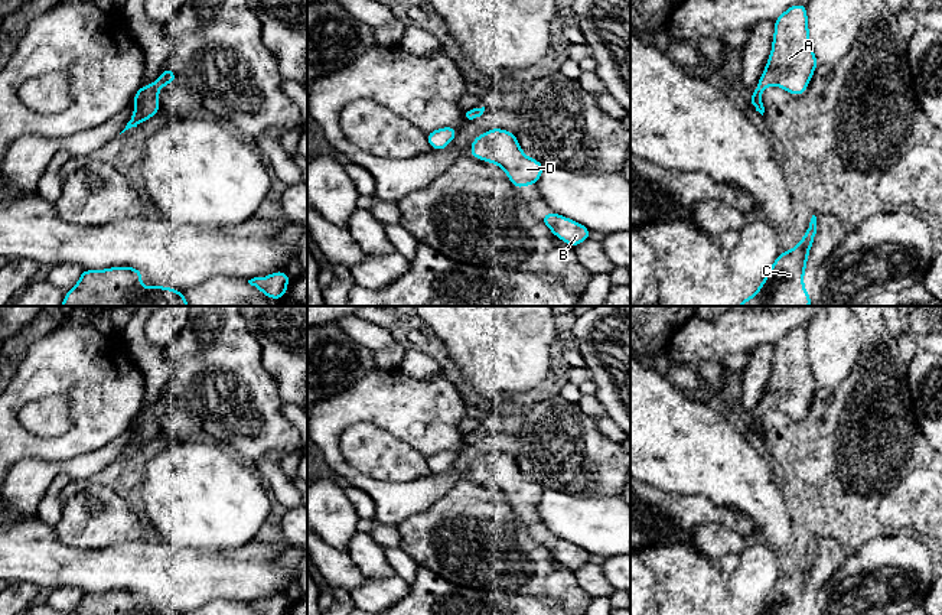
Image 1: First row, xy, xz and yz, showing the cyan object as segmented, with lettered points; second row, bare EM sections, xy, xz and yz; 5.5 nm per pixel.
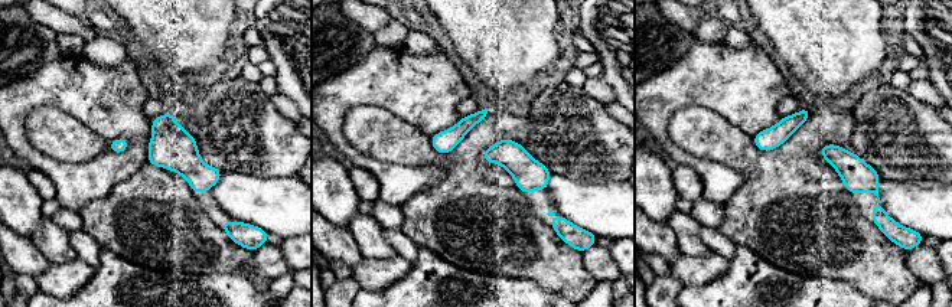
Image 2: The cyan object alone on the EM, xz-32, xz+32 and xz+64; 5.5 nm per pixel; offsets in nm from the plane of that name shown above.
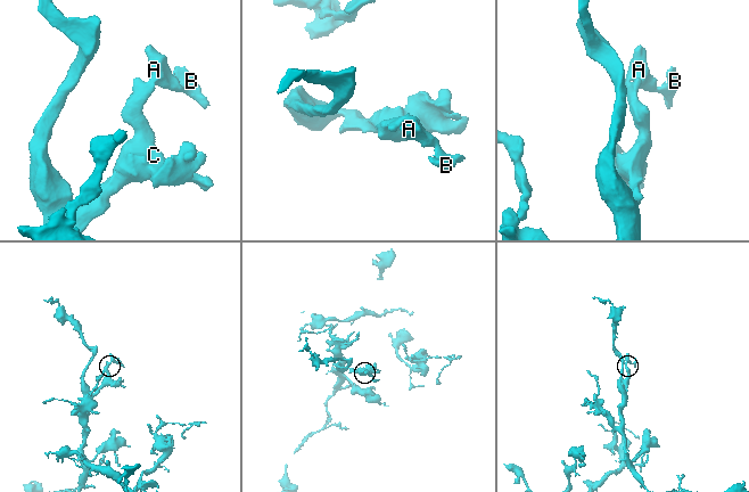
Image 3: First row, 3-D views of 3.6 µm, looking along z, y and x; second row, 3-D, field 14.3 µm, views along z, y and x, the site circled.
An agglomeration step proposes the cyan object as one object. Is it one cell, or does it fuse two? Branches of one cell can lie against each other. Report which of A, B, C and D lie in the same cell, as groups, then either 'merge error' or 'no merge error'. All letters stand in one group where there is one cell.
A B C D; no merge error

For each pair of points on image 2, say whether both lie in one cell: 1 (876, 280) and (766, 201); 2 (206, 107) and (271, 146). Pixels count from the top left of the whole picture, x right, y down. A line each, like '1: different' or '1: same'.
1: same
2: same

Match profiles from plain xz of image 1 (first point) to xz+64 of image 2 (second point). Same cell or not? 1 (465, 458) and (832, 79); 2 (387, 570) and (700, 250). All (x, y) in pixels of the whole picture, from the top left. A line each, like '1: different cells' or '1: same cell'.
1: different cells
2: same cell

